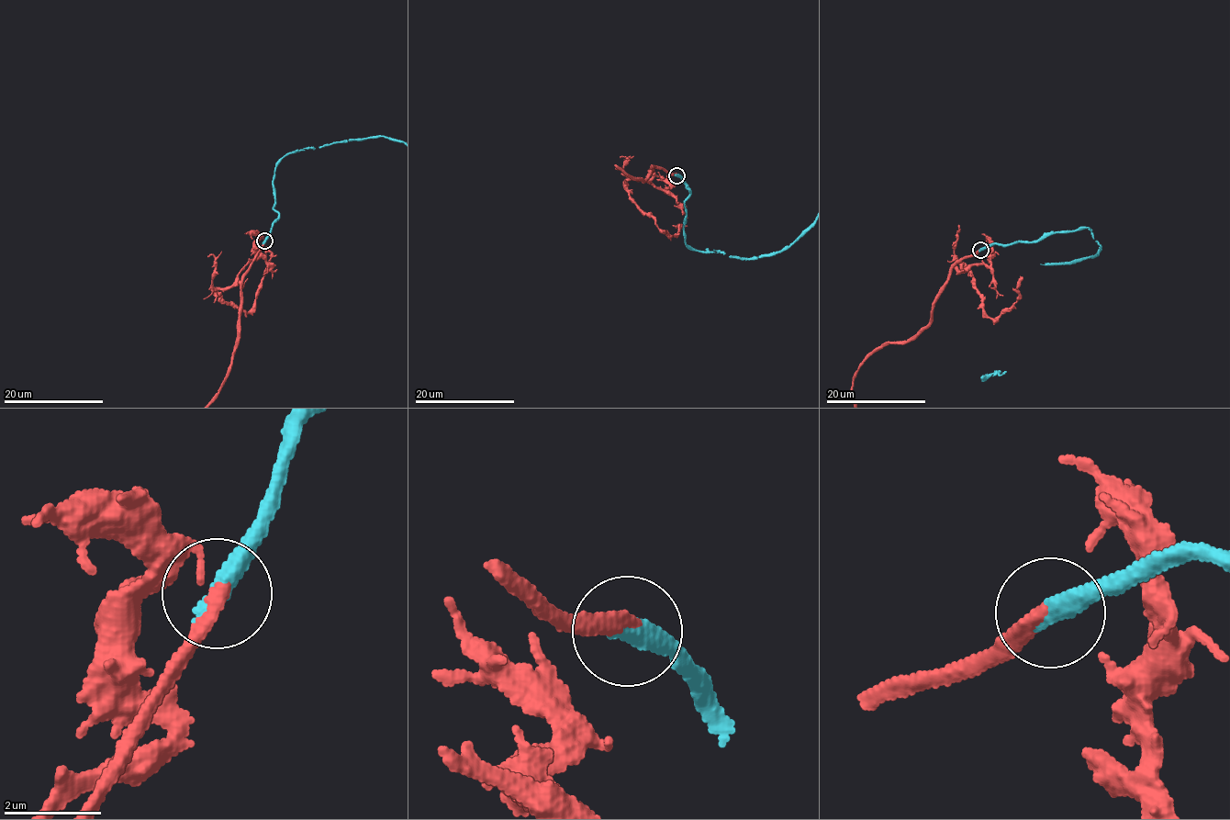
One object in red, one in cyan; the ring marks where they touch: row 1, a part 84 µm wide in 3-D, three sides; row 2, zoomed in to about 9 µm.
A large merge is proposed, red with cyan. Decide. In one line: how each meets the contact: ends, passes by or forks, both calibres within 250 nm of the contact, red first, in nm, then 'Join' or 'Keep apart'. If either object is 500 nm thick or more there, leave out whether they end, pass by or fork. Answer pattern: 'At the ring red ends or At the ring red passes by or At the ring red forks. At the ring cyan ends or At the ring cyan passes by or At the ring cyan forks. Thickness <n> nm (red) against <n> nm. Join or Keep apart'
At the ring red ends. At the ring cyan ends. Thickness 320 nm (red) against 480 nm. Join

